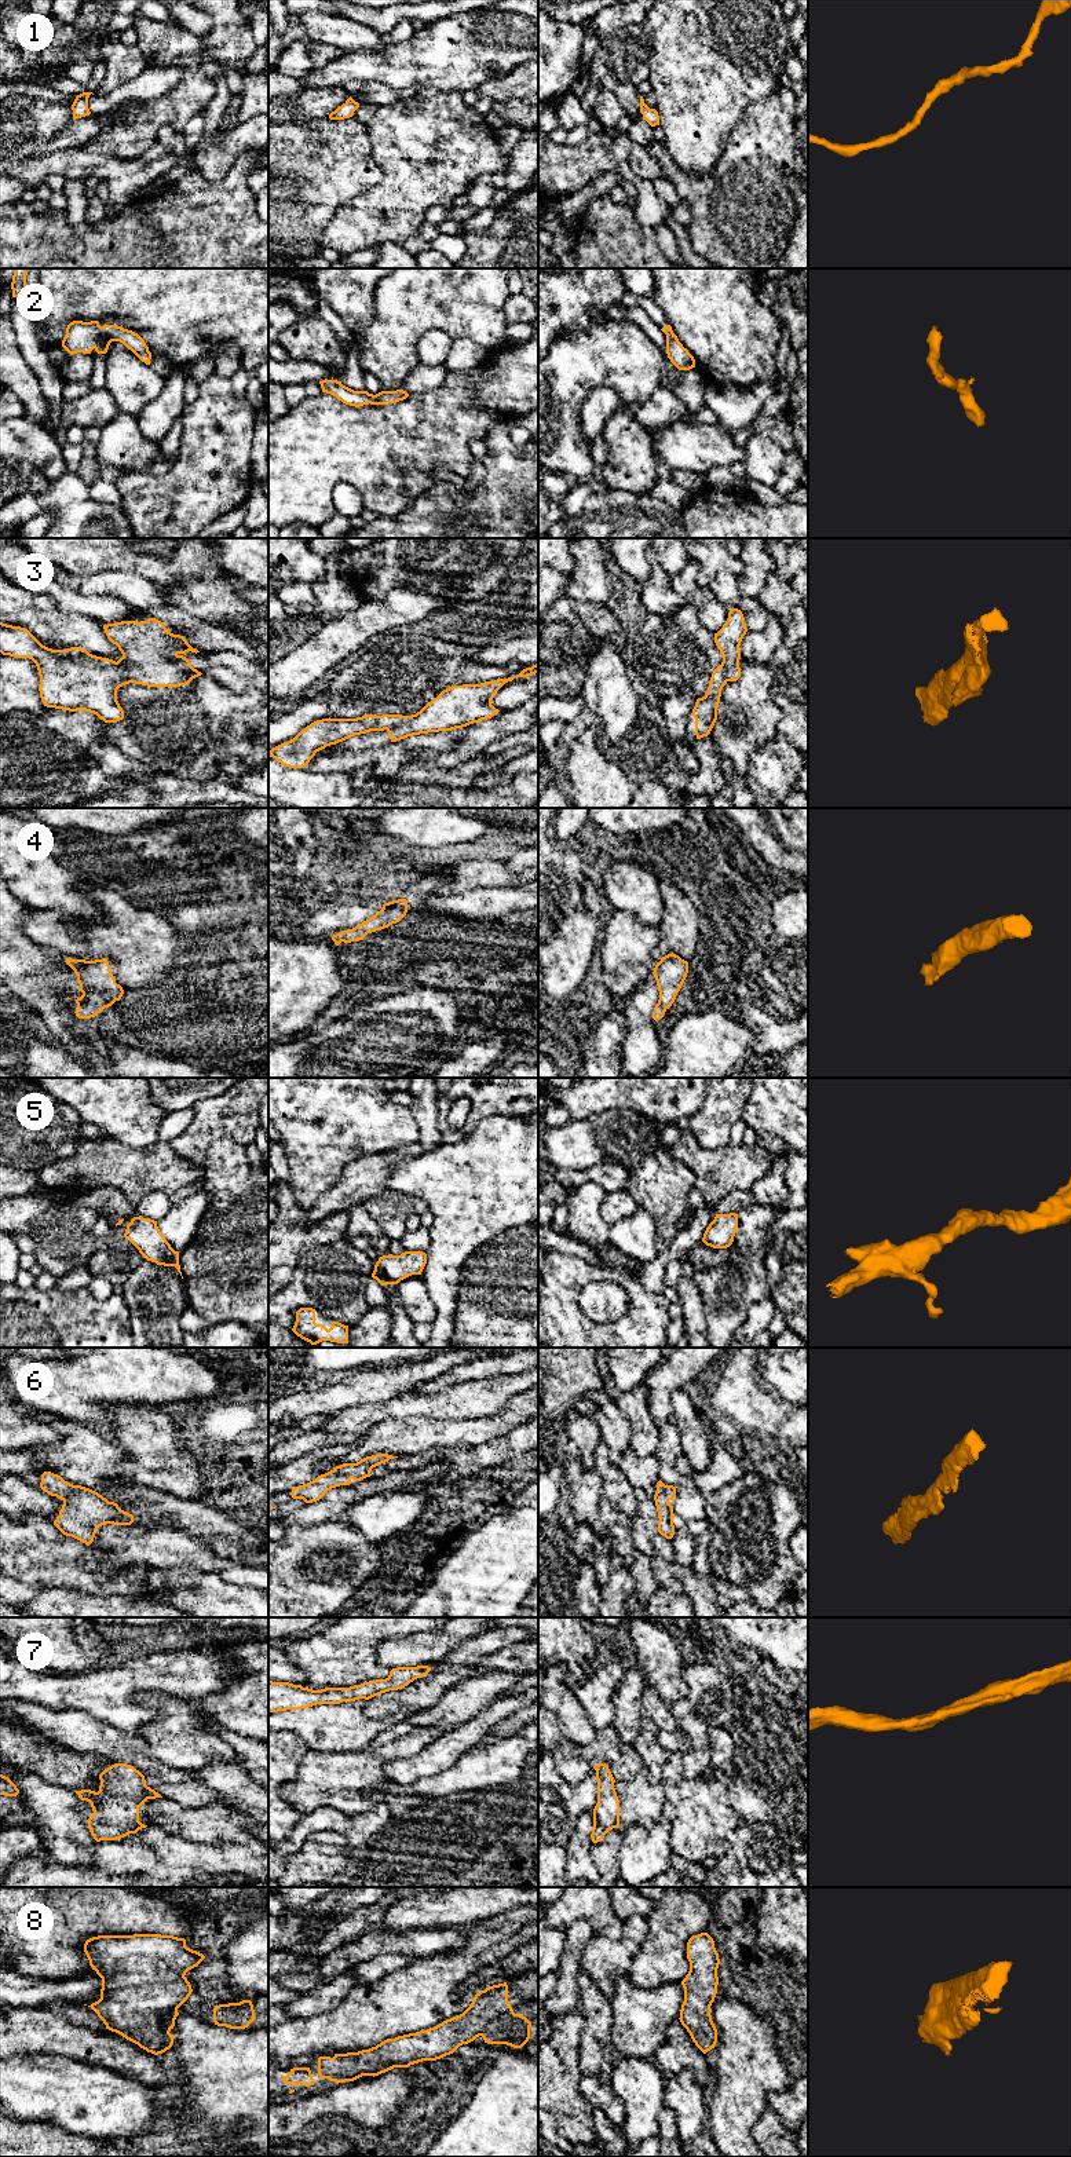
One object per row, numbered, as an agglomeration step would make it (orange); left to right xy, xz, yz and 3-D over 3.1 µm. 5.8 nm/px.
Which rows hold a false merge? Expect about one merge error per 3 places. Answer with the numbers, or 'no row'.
3

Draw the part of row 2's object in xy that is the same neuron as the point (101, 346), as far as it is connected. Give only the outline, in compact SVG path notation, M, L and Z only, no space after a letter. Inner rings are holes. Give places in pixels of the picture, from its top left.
M73 321L66 328L66 334L62 340L62 347L70 354L91 354L95 350L98 354L106 354L112 341L123 343L128 350L131 350L142 362L150 365L151 352L146 346L145 340L135 332L124 329L117 325L100 326L98 321L83 322Z

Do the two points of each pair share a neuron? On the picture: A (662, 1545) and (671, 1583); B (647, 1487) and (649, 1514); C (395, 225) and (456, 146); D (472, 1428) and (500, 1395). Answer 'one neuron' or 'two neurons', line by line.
A: one neuron
B: two neurons
C: one neuron
D: two neurons

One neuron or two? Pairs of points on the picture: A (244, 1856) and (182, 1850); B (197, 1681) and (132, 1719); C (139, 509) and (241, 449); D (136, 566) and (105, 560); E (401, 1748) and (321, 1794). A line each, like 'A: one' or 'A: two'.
A: one
B: one
C: one
D: one
E: one

